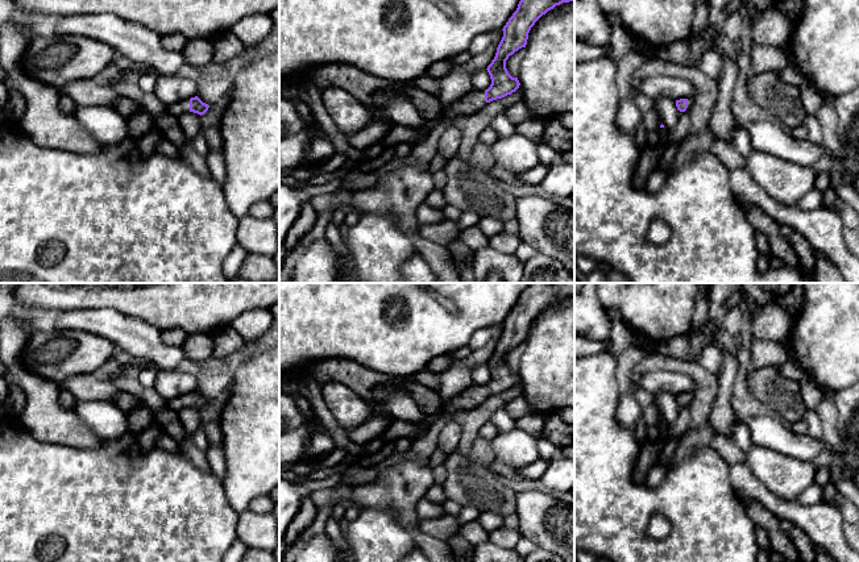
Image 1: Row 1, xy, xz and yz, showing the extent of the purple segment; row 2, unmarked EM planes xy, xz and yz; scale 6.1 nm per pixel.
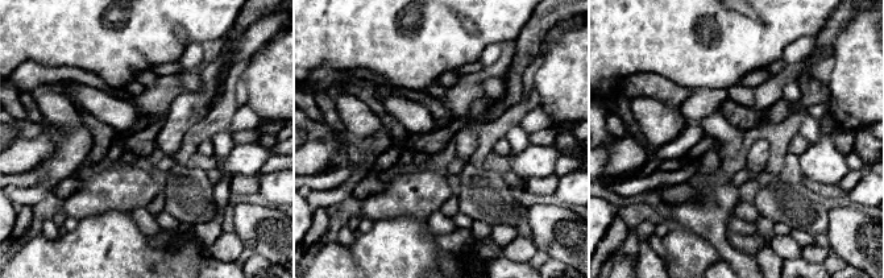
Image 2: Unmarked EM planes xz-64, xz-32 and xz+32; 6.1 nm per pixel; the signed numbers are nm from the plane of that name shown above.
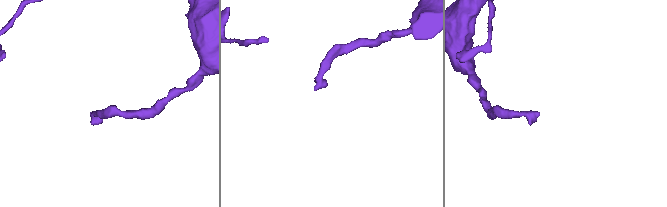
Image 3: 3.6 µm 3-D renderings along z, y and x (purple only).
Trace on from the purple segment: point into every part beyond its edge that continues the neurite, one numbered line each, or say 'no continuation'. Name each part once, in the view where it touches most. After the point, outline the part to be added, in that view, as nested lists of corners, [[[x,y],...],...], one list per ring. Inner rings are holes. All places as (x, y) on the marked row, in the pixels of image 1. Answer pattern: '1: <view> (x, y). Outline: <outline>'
1: xy (178, 108). Outline: [[[190,99],[167,105],[167,113],[175,117],[180,117],[186,112],[190,112]]]

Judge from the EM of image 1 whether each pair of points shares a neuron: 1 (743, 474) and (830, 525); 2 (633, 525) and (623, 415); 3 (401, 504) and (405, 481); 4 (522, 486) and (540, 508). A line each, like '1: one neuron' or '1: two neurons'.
1: one neuron
2: two neurons
3: one neuron
4: two neurons

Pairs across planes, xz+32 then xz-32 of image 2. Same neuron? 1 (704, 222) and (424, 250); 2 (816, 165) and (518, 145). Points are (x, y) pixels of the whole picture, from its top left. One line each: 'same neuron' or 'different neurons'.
1: different neurons
2: different neurons

